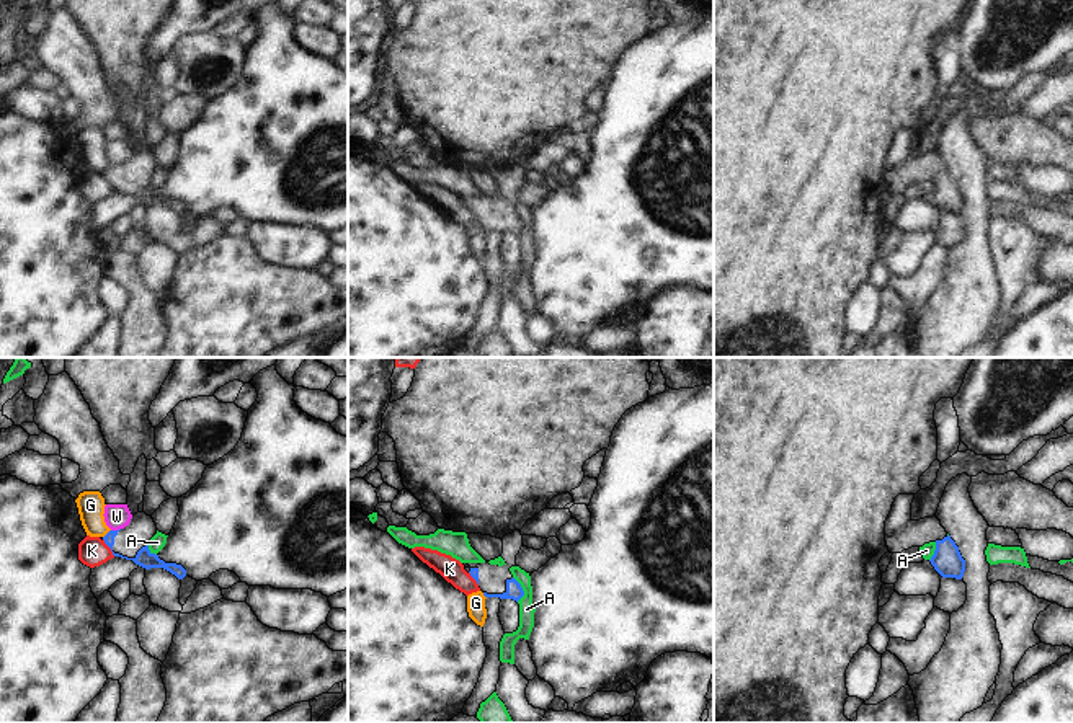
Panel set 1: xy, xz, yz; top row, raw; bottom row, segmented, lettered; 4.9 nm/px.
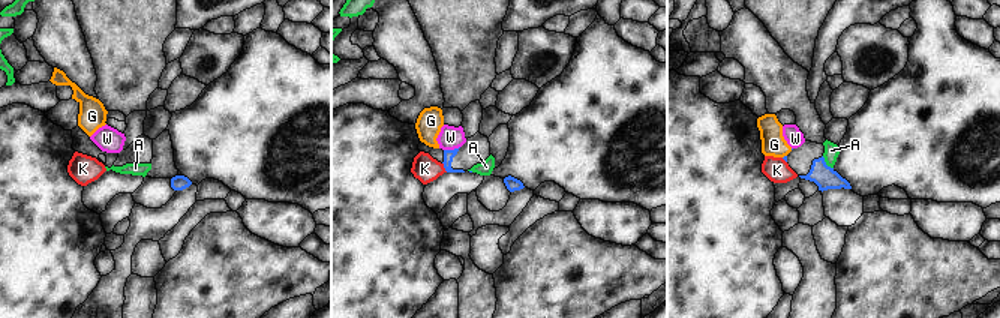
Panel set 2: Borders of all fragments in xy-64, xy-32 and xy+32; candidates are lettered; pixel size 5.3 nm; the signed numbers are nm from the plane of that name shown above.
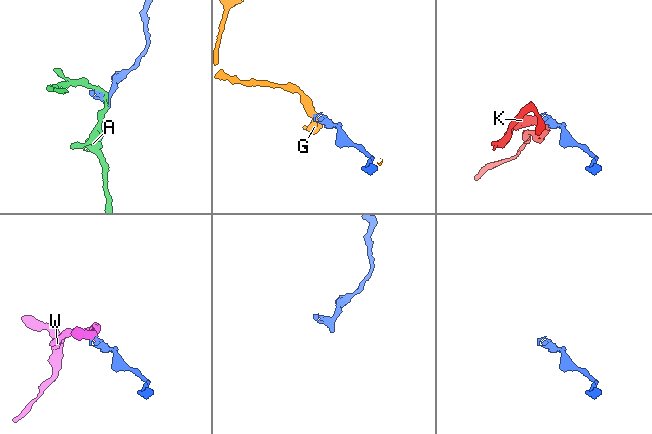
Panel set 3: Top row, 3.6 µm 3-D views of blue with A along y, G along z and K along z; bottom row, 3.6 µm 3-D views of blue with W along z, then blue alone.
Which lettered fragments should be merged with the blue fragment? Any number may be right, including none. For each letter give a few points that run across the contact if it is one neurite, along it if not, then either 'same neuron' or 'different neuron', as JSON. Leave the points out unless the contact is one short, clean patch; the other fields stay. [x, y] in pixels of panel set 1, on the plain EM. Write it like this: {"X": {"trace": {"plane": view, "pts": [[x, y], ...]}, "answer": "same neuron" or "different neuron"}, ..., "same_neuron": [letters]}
{"A": {"trace": {"plane": "xz", "pts": [[513, 211], [523, 226], [518, 235]]}, "answer": "different neuron"}, "G": {"trace": {"plane": "xy", "pts": [[110, 164], [103, 172]]}, "answer": "different neuron"}, "K": {"trace": {"plane": "xy", "pts": [[103, 173], [115, 190]]}, "answer": "different neuron"}, "W": {"trace": {"plane": "xy", "pts": [[120, 162], [111, 165]]}, "answer": "different neuron"}, "same_neuron": []}

